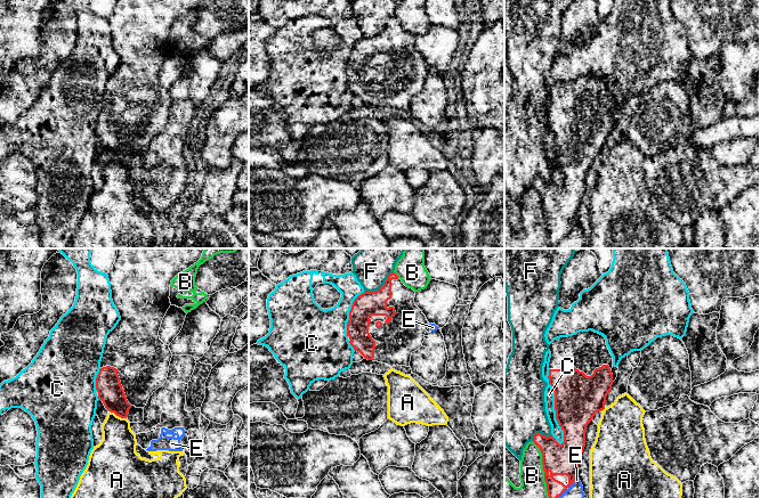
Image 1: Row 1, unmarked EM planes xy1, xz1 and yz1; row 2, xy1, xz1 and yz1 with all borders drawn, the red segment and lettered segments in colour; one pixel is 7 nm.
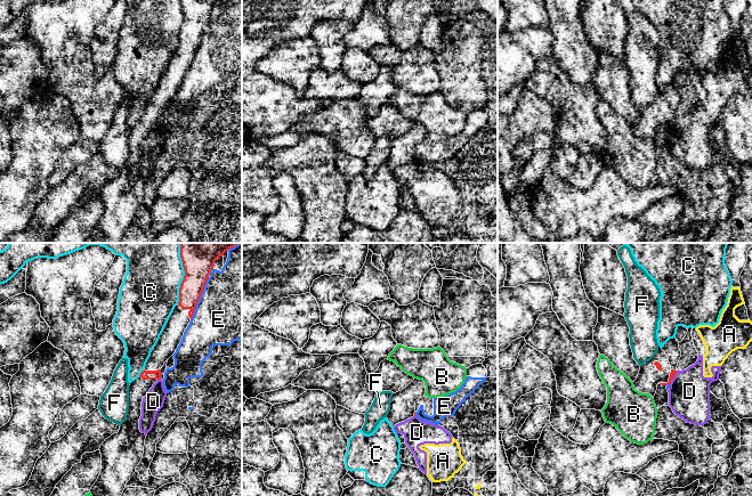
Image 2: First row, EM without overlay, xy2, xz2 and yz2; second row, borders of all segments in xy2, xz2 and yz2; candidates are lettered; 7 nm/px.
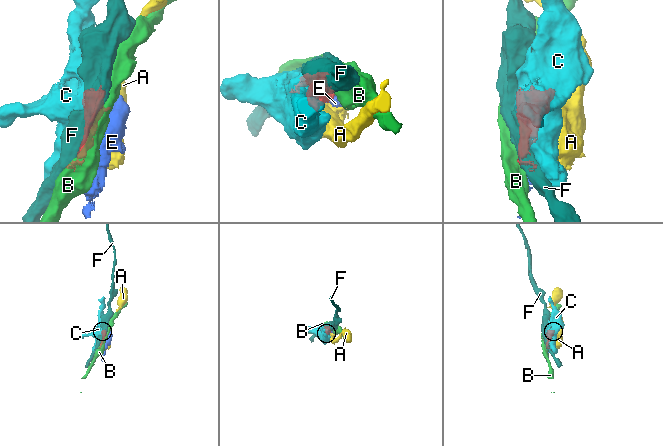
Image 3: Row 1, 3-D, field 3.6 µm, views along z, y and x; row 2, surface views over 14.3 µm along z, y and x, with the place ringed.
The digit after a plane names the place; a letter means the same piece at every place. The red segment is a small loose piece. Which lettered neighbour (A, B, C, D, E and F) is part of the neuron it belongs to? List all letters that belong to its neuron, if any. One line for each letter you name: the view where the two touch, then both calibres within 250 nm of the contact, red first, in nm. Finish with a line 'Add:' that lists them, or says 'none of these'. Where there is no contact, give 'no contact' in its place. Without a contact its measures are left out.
Add: none of these

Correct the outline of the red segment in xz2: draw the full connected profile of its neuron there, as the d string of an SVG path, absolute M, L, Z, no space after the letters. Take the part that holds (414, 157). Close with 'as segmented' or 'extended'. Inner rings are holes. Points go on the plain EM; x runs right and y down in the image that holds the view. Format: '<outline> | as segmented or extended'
M414 123L405 133L391 141L390 155L387 160L391 170L396 170L415 161L415 146L424 141L426 130L422 124Z | extended

